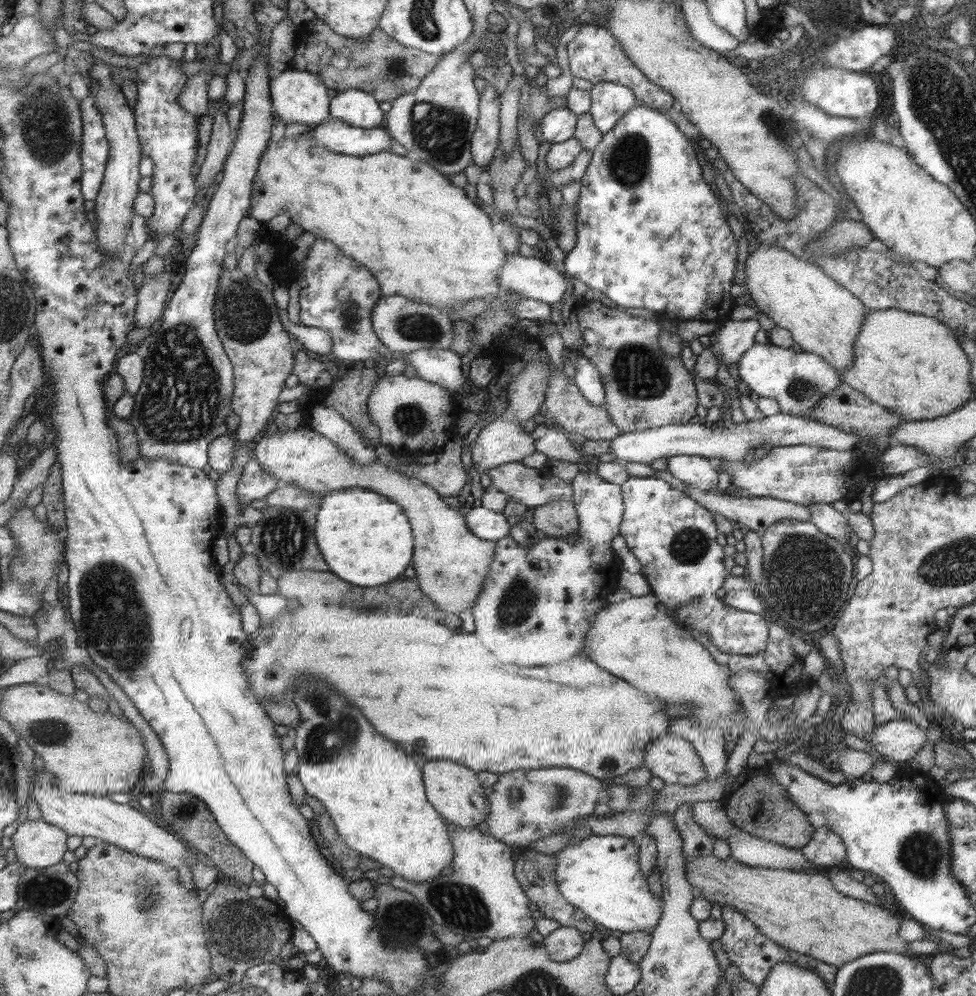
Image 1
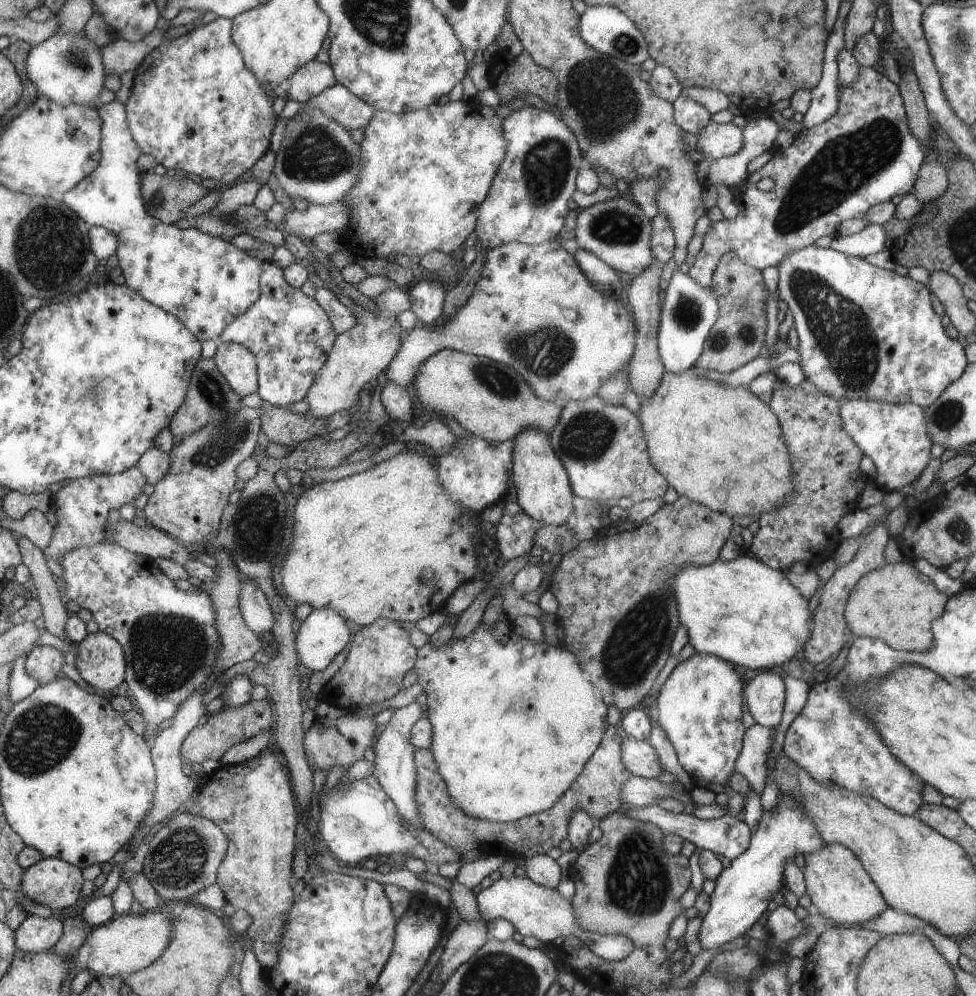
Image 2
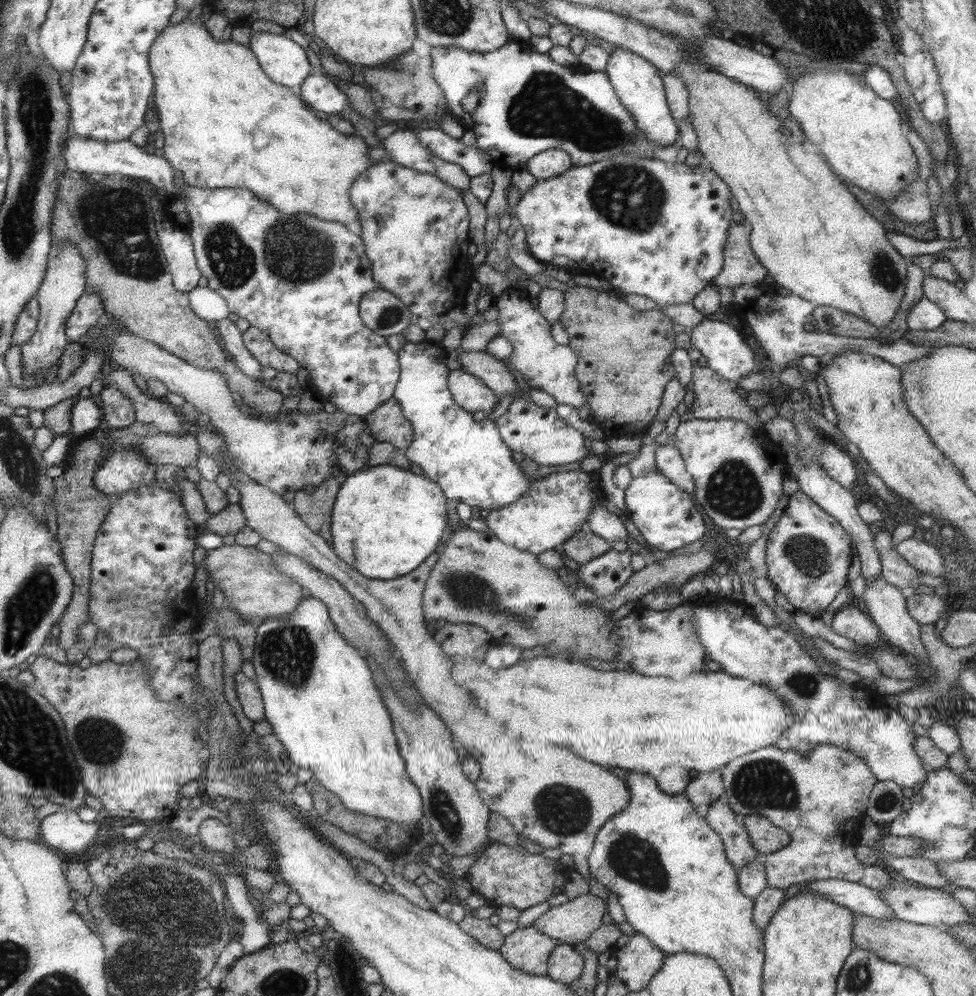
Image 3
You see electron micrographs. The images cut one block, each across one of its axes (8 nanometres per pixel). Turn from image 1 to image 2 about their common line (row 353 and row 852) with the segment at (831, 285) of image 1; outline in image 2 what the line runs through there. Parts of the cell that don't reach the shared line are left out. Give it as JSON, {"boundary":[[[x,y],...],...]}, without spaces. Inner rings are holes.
{"boundary":[[[823,843],[819,850],[805,854],[800,865],[805,882],[804,893],[809,896],[811,909],[823,918],[837,924],[861,926],[867,920],[881,916],[881,912],[888,907],[859,858],[852,849],[842,844]]]}

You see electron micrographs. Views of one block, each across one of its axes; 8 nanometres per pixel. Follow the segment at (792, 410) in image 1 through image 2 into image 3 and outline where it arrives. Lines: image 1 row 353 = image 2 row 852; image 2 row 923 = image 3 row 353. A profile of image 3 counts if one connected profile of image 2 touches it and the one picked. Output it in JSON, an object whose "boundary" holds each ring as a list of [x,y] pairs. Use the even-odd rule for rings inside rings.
{"boundary":[[[703,318],[697,326],[691,330],[687,330],[691,338],[691,347],[697,348],[701,356],[706,358],[707,367],[715,374],[721,375],[734,384],[739,379],[749,375],[755,366],[755,356],[751,352],[749,346],[745,346],[743,338],[739,336],[739,332],[735,328],[731,328],[730,323],[724,323],[719,320],[710,320]]]}

